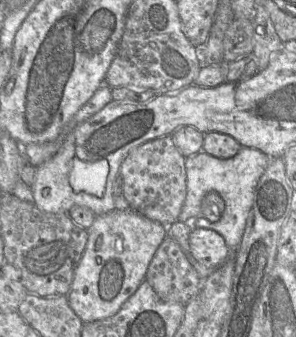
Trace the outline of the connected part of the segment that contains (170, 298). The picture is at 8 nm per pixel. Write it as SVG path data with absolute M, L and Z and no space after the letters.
M169 236L156 250L146 280L162 301L183 305L199 297L203 282L180 245Z

